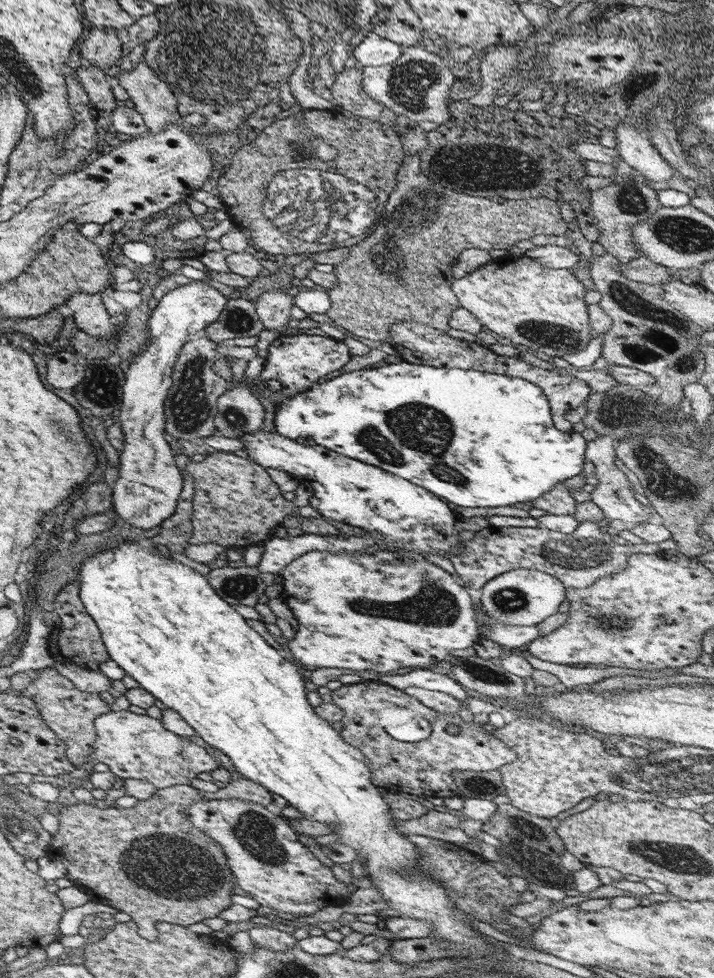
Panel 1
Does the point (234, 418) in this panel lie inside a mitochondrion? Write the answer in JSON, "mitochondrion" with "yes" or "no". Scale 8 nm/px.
{"mitochondrion":"yes"}

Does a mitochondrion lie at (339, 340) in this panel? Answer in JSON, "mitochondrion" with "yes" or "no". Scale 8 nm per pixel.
{"mitochondrion":"no"}

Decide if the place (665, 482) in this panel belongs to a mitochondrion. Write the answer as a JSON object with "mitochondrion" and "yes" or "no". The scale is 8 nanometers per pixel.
{"mitochondrion":"yes"}

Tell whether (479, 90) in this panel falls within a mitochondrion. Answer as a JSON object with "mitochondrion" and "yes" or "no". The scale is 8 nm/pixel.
{"mitochondrion":"no"}

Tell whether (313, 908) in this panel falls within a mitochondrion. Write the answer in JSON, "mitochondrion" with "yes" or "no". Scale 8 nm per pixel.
{"mitochondrion":"no"}

